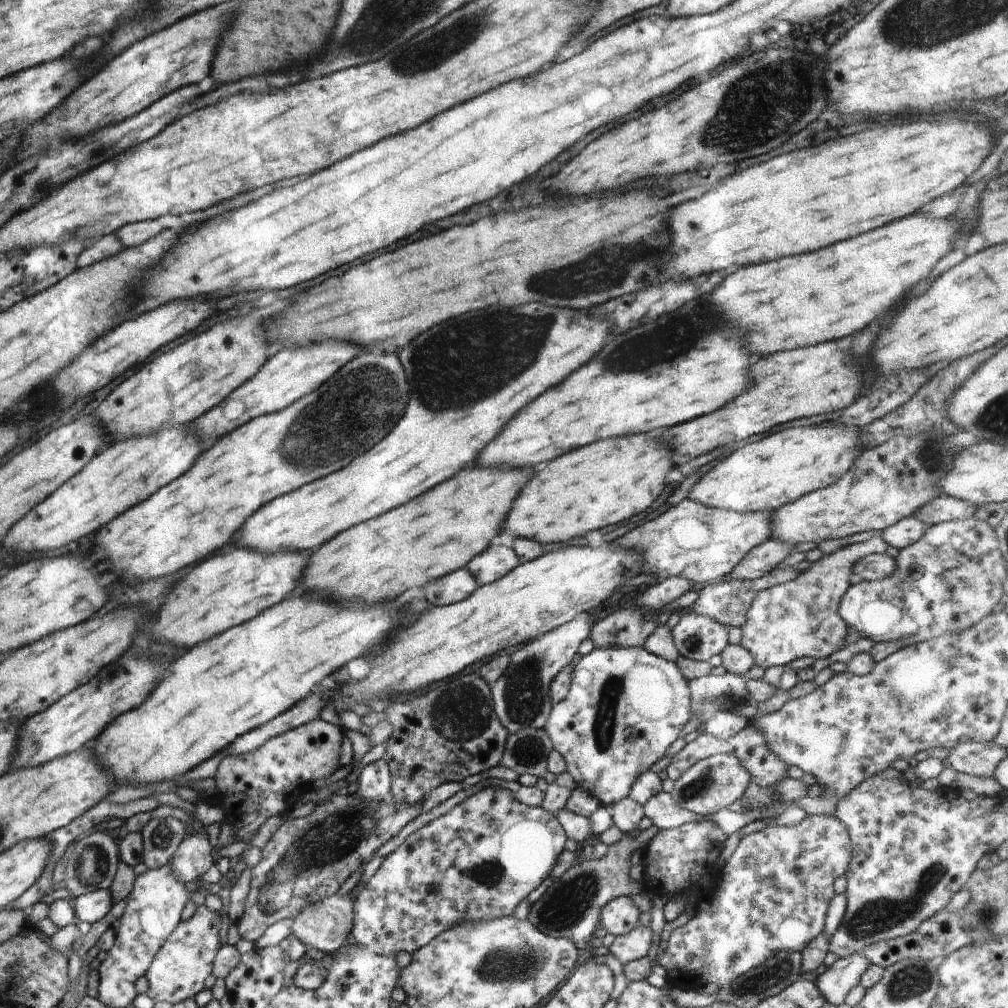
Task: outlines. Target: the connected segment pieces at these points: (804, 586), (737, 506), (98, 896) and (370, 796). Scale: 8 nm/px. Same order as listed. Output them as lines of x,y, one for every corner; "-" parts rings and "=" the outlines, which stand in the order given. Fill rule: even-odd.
878,533
866,542
854,543
829,555
823,555
788,582
759,592
746,612
745,621
741,626
741,645
753,654
755,664
765,670
771,666
786,667
786,664
790,664
796,658
804,658
804,656
812,656
816,659
828,658
833,652
844,648
848,624
840,616
839,604
852,584
853,565
862,557
872,553
884,553
887,548
888,545
=
809,426
792,427
774,432
761,440
750,442
723,458
690,488
687,498
703,505
735,513
766,511
773,513
782,505
802,498
805,494
834,484
847,470
854,459
864,450
859,439
861,430
856,427
=
100,889
71,899
76,919
81,922
94,922
104,918
114,906
110,889
=
378,759
364,766
358,778
357,793
368,801
384,801
391,792
391,772
386,761

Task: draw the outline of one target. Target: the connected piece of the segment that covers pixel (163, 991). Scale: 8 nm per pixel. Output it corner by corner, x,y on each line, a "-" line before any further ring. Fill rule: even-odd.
204,904
197,906
192,916
178,923
174,932
162,943
146,971
145,977
149,982
146,994
152,1000
165,1000
177,1005
179,1002
194,999
198,992
205,989
204,980
213,971
212,963
222,945
218,937
221,920
220,913
208,910

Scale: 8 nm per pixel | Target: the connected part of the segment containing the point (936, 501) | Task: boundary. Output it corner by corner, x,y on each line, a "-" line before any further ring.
940,494
926,502
912,515
928,526
934,526
946,521
974,516
975,509
981,504
970,504
957,498

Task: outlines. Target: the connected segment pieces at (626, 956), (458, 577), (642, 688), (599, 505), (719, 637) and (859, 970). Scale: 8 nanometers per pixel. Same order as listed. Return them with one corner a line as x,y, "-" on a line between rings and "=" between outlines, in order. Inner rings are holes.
640,922
630,932
616,936
609,946
609,952
623,965
644,958
653,946
652,935
652,929
=
464,567
426,583
424,598
432,606
451,605
468,598
478,587
475,576
=
594,647
592,652
580,658
580,662
573,666
573,675
569,693
564,700
559,703
553,703
545,727
543,728
552,741
553,748
556,749
567,764
566,772
575,780
575,783
589,791
596,797
602,806
614,804
629,794
632,783
643,773
650,770
650,766
657,760
665,756
666,750
674,740
680,736
682,728
692,717
691,713
691,692
688,681
675,665
674,661
661,659
655,654
649,653
644,647
609,647
601,649
=
646,434
622,436
612,440
598,440
580,450
572,450
552,462
546,468
540,466
540,472
532,474
532,478
520,489
510,510
505,516
501,532
510,534
515,539
528,539
541,545
562,542
568,539
582,538
582,534
600,530
604,526
614,526
634,516
634,512
644,512
660,495
664,488
665,476
674,466
668,448
660,444
658,438
648,438
=
688,609
680,612
680,621
671,631
680,655
693,661
707,661
729,644
729,629
=
861,953
839,957
814,983
826,1001
839,1007
854,986
858,985
869,960

